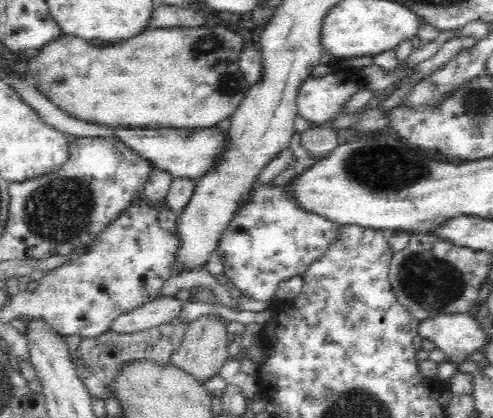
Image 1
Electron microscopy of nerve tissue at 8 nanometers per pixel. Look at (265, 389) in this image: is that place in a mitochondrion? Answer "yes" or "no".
no

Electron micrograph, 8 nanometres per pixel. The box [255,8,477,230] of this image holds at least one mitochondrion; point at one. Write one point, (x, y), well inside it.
(382, 165)

